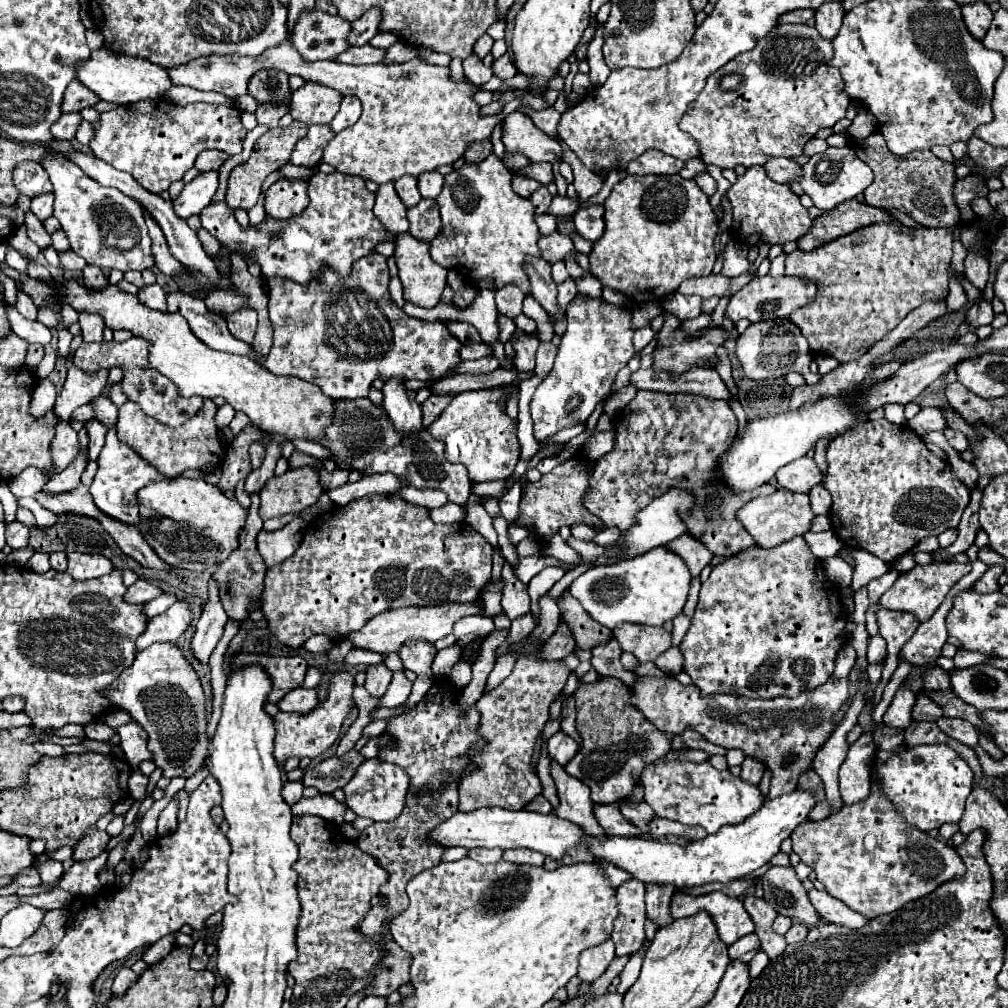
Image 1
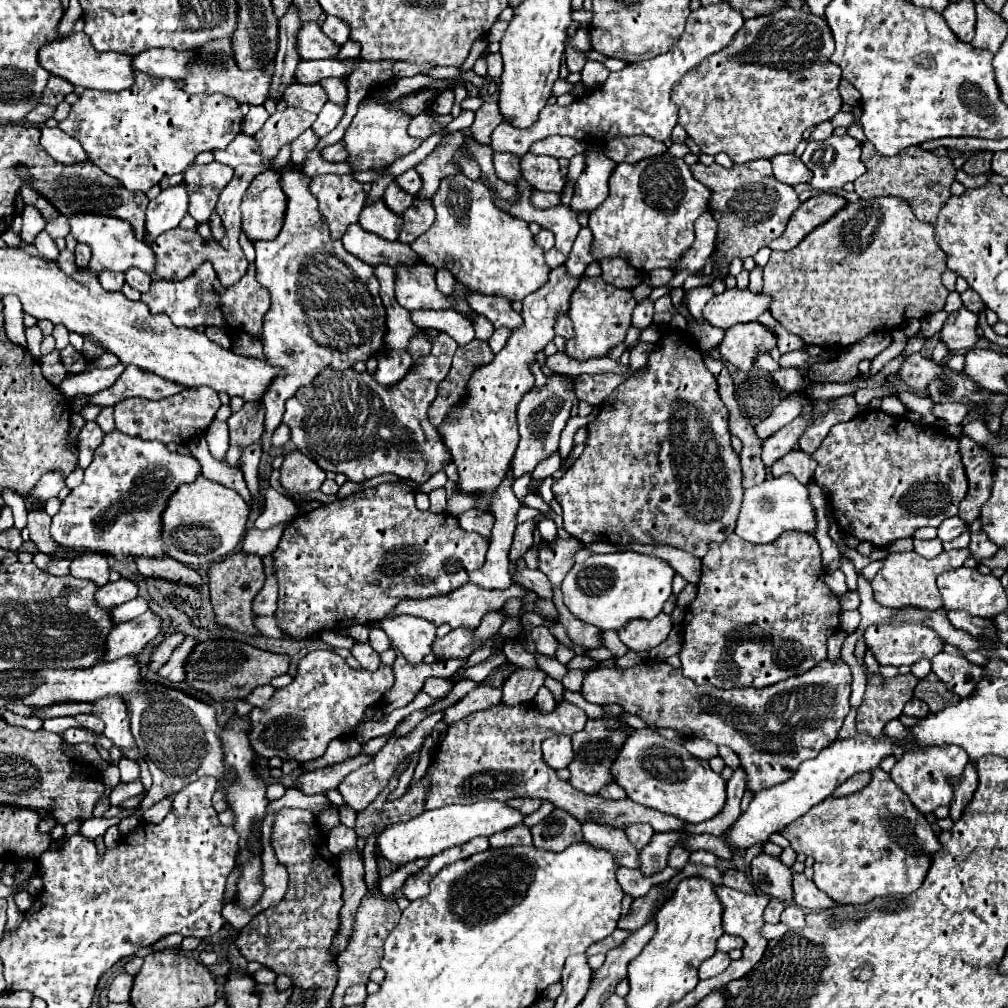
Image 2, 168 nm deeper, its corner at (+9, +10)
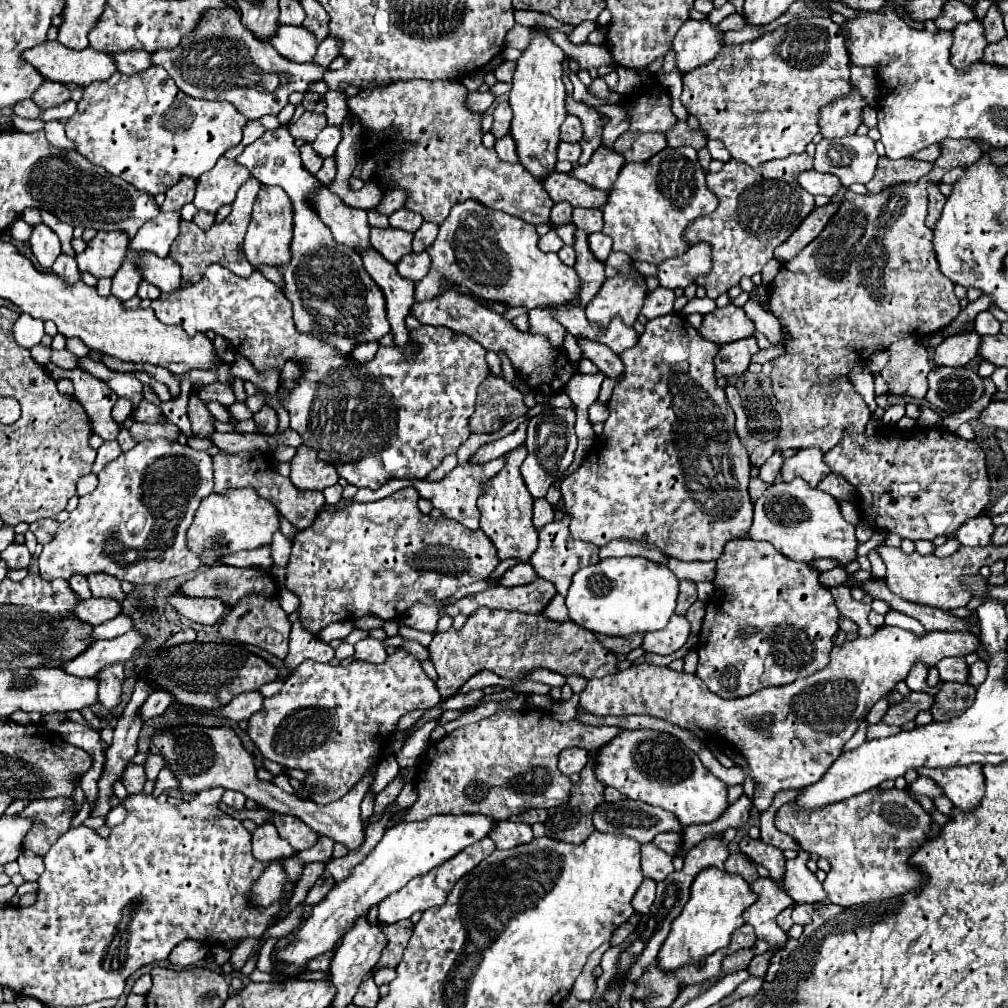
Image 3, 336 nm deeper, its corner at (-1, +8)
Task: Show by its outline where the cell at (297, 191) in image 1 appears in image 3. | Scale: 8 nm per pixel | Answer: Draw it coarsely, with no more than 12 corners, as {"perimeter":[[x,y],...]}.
{"perimeter":[[262,185],[244,237],[248,261],[290,259],[292,205]]}

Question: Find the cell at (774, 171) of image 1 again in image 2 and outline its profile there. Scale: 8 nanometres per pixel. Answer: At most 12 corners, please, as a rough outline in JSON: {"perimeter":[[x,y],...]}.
{"perimeter":[[776,155],[776,179],[788,185],[808,183],[812,171],[796,155]]}

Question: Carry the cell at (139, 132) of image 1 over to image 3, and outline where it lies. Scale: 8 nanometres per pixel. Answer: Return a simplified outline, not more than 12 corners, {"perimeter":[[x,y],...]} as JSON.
{"perimeter":[[164,69],[84,87],[66,135],[158,195],[242,141]]}

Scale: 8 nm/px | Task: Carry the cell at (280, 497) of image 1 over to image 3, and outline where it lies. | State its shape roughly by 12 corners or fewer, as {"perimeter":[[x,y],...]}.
{"perimeter":[[300,445],[290,479],[296,489],[324,491],[338,483],[332,465]]}

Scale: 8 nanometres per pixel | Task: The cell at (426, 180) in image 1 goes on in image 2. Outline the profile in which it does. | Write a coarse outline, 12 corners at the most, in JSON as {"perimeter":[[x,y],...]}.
{"perimeter":[[414,169],[396,177],[396,185],[416,195],[422,187]]}

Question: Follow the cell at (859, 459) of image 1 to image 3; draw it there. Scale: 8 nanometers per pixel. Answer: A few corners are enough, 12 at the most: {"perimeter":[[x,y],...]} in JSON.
{"perimeter":[[944,427],[844,435],[824,455],[860,519],[950,535],[988,505],[984,451]]}

